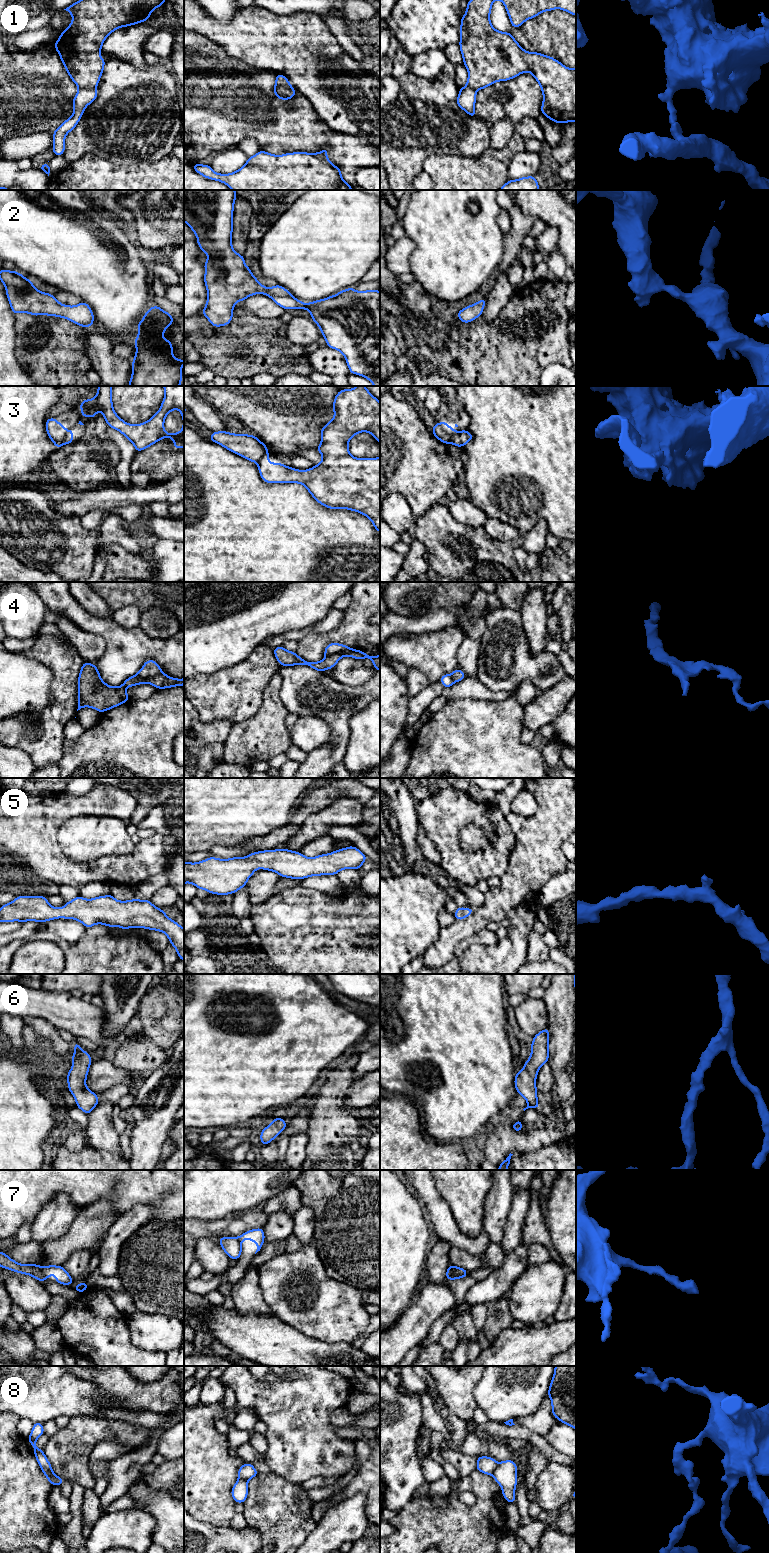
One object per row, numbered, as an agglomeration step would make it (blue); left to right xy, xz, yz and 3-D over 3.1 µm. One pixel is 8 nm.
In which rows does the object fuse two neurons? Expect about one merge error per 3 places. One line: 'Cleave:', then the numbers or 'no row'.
Cleave: 1, 3, 4, 7, 8

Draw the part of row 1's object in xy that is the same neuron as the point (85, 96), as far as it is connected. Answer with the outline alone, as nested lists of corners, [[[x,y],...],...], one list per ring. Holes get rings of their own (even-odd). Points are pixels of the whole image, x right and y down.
[[[79,88],[73,98],[74,113],[65,120],[55,131],[53,131],[53,153],[54,156],[60,156],[65,151],[65,137],[72,131],[80,121],[85,108],[97,98],[96,89]]]

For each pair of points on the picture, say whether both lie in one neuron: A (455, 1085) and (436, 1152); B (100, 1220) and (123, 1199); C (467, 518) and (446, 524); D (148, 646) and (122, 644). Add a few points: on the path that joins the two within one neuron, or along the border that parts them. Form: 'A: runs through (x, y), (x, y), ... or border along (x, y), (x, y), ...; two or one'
A: border along (458, 1140), (435, 1142); two
B: border along (90, 1204), (108, 1199), (117, 1216); two
C: border along (446, 506), (459, 522), (474, 527), (481, 526); two
D: runs through (142, 646), (128, 646); one

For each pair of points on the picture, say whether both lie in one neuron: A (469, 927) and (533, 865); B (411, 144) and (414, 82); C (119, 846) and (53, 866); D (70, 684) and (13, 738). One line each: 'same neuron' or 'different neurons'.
A: same neuron
B: same neuron
C: different neurons
D: same neuron

